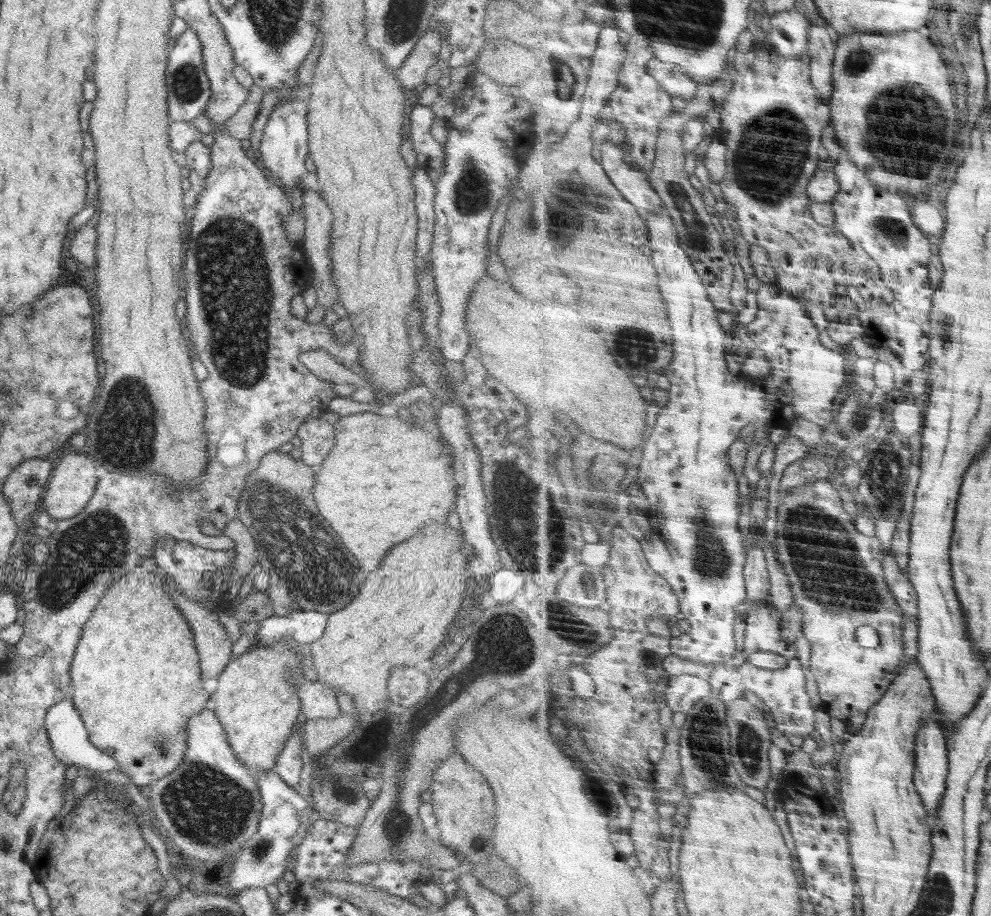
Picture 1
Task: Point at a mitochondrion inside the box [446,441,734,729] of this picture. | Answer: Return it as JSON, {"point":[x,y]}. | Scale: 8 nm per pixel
{"point":[536,536]}

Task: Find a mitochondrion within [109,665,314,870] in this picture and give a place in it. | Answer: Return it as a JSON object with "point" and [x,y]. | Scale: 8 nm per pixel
{"point":[201,814]}

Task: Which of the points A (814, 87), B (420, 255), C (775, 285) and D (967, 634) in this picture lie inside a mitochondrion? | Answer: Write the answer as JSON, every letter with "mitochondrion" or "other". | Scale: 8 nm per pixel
{"A":"other","B":"other","C":"other","D":"other"}

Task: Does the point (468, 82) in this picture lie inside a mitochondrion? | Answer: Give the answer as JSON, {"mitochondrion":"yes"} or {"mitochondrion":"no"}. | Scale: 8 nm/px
{"mitochondrion":"no"}

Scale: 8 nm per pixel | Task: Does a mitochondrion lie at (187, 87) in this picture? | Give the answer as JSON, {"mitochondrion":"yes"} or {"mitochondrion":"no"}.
{"mitochondrion":"yes"}

